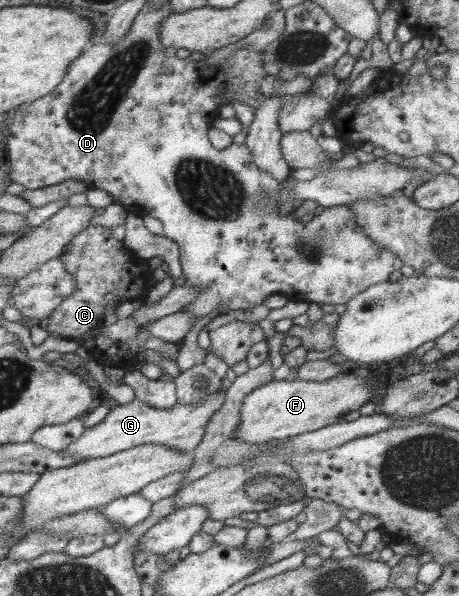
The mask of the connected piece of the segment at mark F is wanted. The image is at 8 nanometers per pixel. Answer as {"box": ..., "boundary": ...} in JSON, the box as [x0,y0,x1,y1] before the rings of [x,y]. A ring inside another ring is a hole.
{"box":[232,373,378,444],"boundary":[[[354,373],[338,374],[322,382],[298,378],[272,380],[243,398],[237,436],[232,440],[252,444],[269,443],[315,431],[337,423],[352,410],[368,404],[375,394],[378,394],[378,388],[371,383],[370,376],[364,379]]]}

